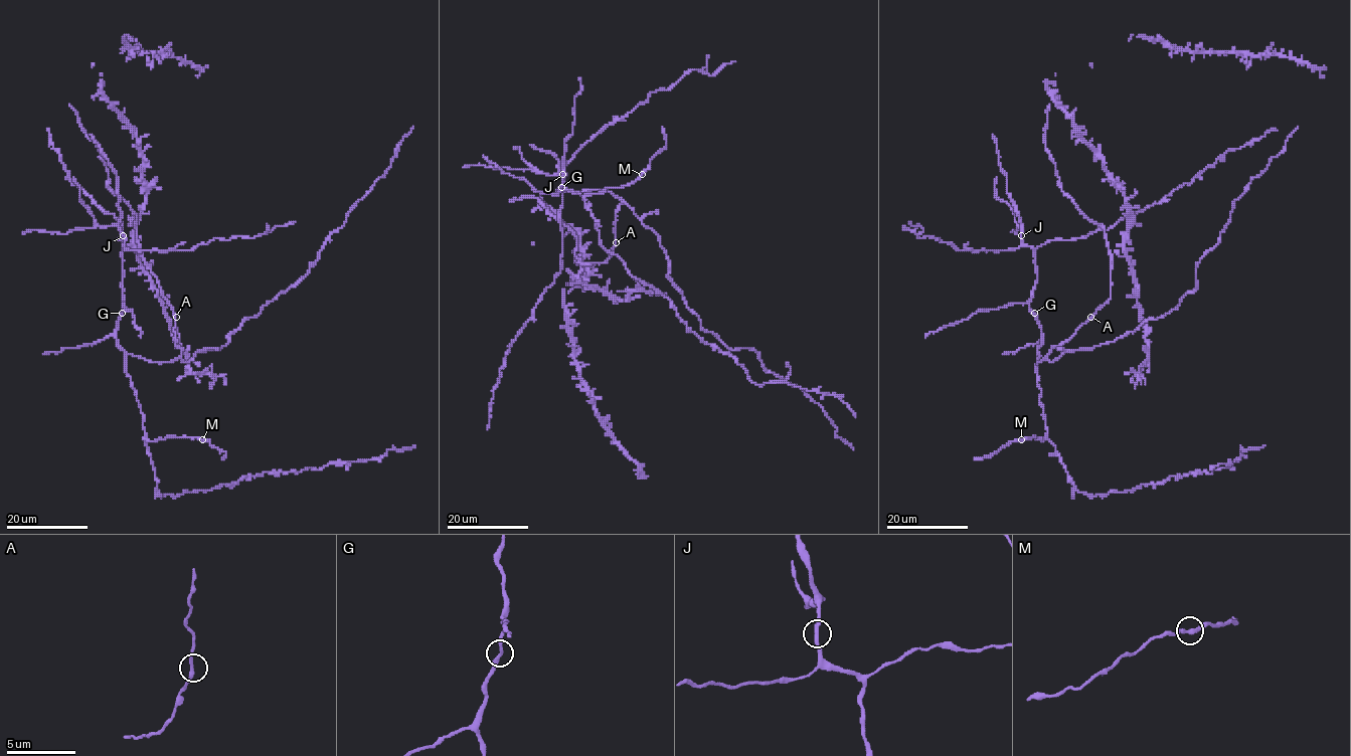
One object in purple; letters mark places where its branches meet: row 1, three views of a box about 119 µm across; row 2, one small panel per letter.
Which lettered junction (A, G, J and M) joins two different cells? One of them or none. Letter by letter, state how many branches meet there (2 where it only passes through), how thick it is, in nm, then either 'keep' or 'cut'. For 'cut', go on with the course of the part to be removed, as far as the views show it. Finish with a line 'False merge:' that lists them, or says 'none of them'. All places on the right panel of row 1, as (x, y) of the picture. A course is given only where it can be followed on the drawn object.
A: 2 branches meet; 260 nm thick; keep
G: 2 branches meet; 280 nm thick; keep
J: 2 branches meet; 280 nm thick; keep
M: 2 branches meet; 280 nm thick; keep
False merge: none of them

